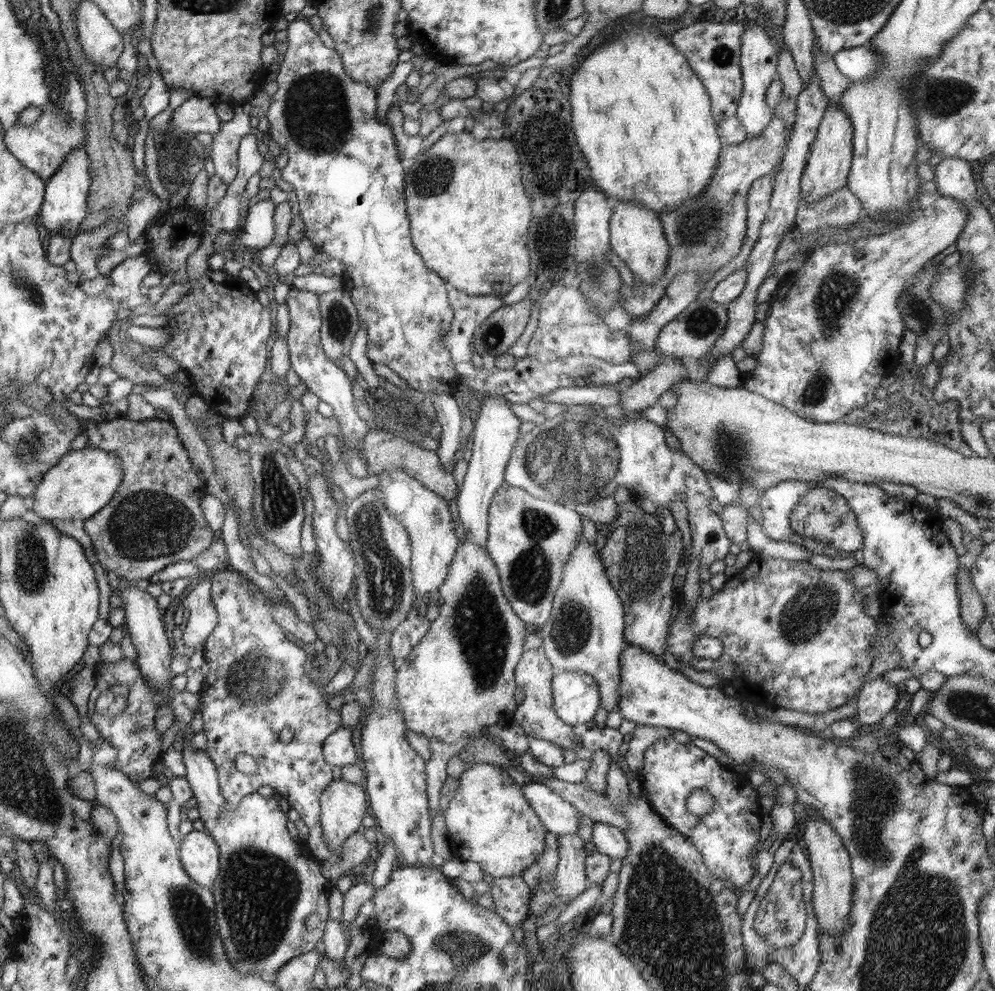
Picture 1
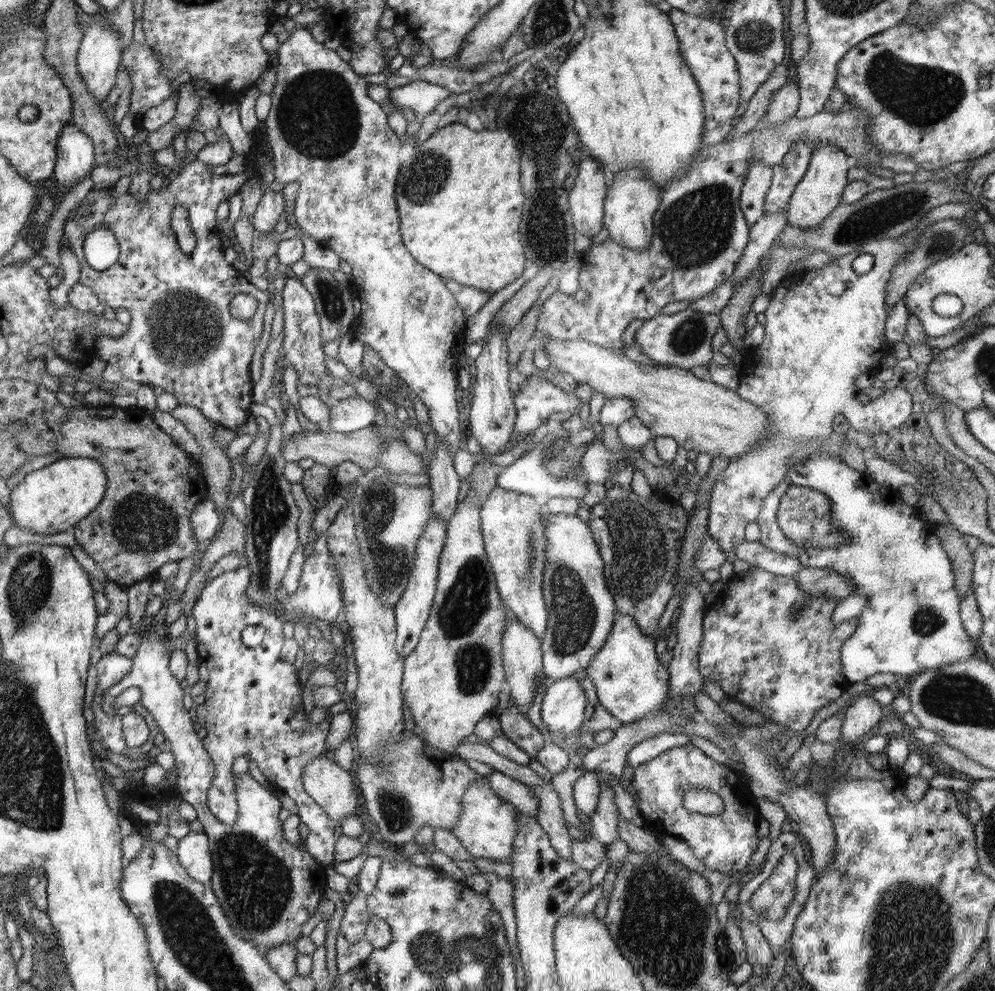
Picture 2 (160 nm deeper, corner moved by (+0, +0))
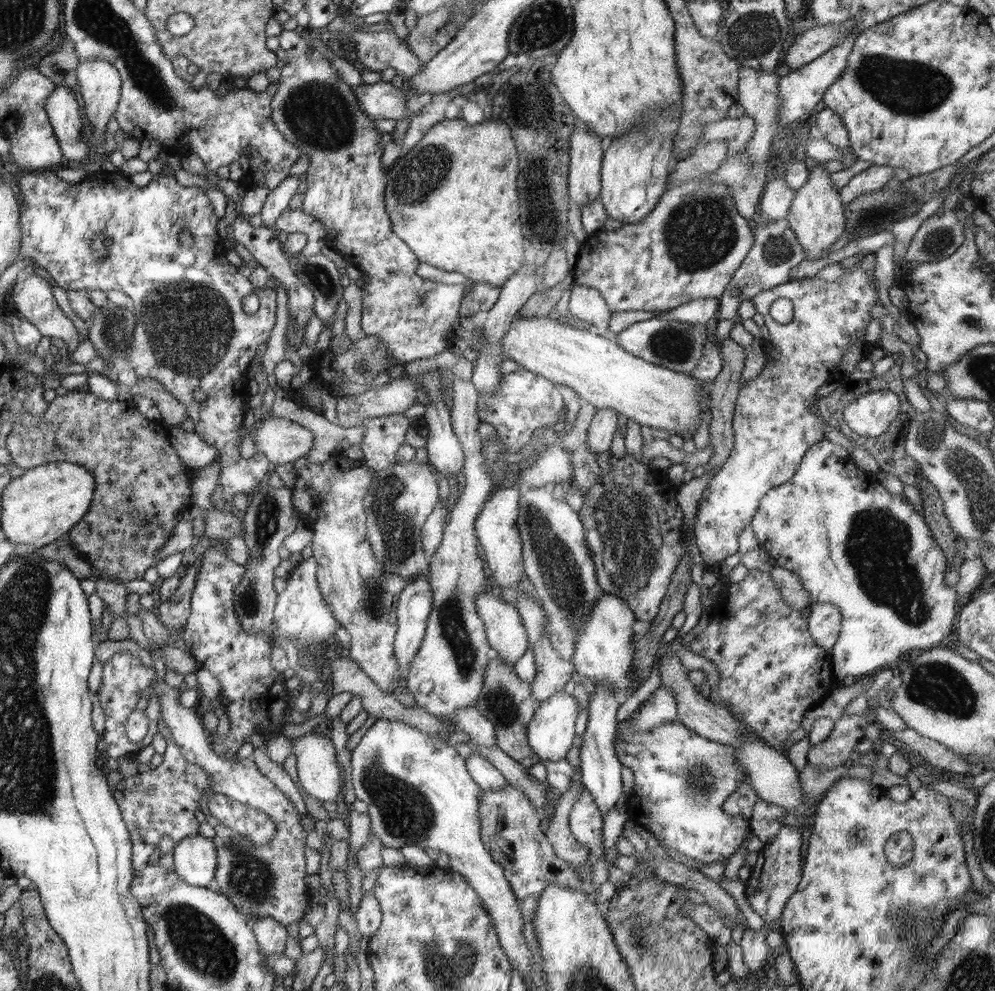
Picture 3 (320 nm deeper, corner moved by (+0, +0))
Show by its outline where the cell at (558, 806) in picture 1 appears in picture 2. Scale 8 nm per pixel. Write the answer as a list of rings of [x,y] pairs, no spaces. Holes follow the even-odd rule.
[[[493,771],[484,777],[496,796],[512,804],[522,815],[530,816],[530,818],[538,816],[538,799],[528,785],[500,771]]]

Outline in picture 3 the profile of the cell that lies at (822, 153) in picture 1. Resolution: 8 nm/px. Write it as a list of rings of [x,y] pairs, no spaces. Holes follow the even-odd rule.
[[[822,162],[812,169],[804,186],[795,191],[790,205],[788,219],[790,228],[795,232],[798,242],[805,250],[806,260],[818,260],[845,232],[846,215],[844,203],[839,191],[832,187],[828,171],[824,171]]]

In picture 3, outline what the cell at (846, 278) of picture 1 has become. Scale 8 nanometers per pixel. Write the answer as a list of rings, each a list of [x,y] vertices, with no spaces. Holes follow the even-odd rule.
[[[861,261],[856,267],[851,269],[844,269],[844,274],[840,281],[825,281],[819,277],[804,277],[802,279],[793,278],[790,282],[784,284],[777,284],[774,288],[764,289],[762,292],[756,293],[756,296],[752,296],[751,300],[756,307],[756,313],[762,314],[766,327],[768,327],[768,336],[767,340],[763,342],[764,353],[766,353],[766,364],[764,364],[764,369],[760,372],[760,375],[757,378],[753,378],[750,381],[741,384],[740,391],[738,392],[738,399],[735,402],[735,409],[733,412],[733,433],[734,433],[734,448],[732,448],[732,453],[730,454],[729,460],[726,460],[726,464],[720,468],[720,470],[710,479],[708,486],[704,489],[702,493],[702,498],[698,503],[698,508],[695,516],[695,523],[693,524],[693,533],[696,537],[696,544],[700,549],[700,556],[702,556],[703,562],[712,566],[713,564],[718,564],[721,560],[724,560],[727,556],[732,556],[732,554],[738,553],[738,537],[740,536],[742,530],[750,524],[756,509],[759,507],[760,499],[771,489],[783,484],[786,484],[795,474],[802,459],[808,448],[814,446],[816,441],[822,440],[824,436],[824,426],[825,420],[822,420],[815,412],[811,412],[809,408],[818,400],[817,390],[823,384],[828,384],[838,377],[838,366],[842,361],[843,356],[848,347],[857,340],[862,340],[862,345],[867,348],[867,344],[864,343],[864,336],[866,336],[867,326],[872,320],[872,308],[876,303],[880,303],[878,298],[878,288],[875,288],[876,280],[874,276],[869,276],[867,272],[861,267]],[[781,298],[788,298],[792,300],[794,306],[794,317],[790,324],[778,324],[776,320],[772,320],[768,316],[768,310],[770,310],[770,304],[774,300]]]

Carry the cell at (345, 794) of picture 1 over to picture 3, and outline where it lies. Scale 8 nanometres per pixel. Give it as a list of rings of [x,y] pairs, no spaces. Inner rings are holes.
[[[311,731],[292,741],[294,756],[297,758],[298,778],[304,788],[304,792],[321,803],[338,802],[338,798],[342,798],[340,797],[340,790],[342,790],[342,786],[345,786],[345,784],[344,778],[340,776],[342,772],[338,768],[338,760],[336,760],[332,738],[324,736],[323,733]]]

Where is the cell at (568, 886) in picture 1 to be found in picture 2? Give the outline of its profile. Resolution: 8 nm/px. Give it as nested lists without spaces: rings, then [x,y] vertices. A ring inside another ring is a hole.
[[[552,783],[530,786],[532,793],[538,799],[538,816],[535,820],[538,825],[548,834],[551,845],[556,852],[572,862],[572,849],[570,834],[563,816],[560,796]]]

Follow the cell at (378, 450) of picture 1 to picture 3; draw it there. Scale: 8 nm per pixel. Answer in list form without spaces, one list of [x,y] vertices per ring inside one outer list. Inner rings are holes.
[[[275,415],[266,416],[253,439],[258,453],[268,456],[273,466],[293,464],[308,457],[315,440],[304,426]]]

